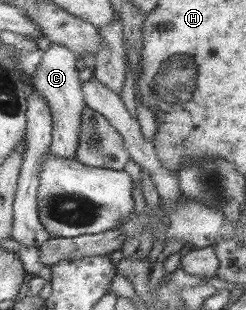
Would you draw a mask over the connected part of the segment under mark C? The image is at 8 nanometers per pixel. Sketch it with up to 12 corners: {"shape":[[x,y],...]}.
{"shape":[[45,42],[30,82],[53,119],[49,151],[74,158],[85,101],[78,56]]}

